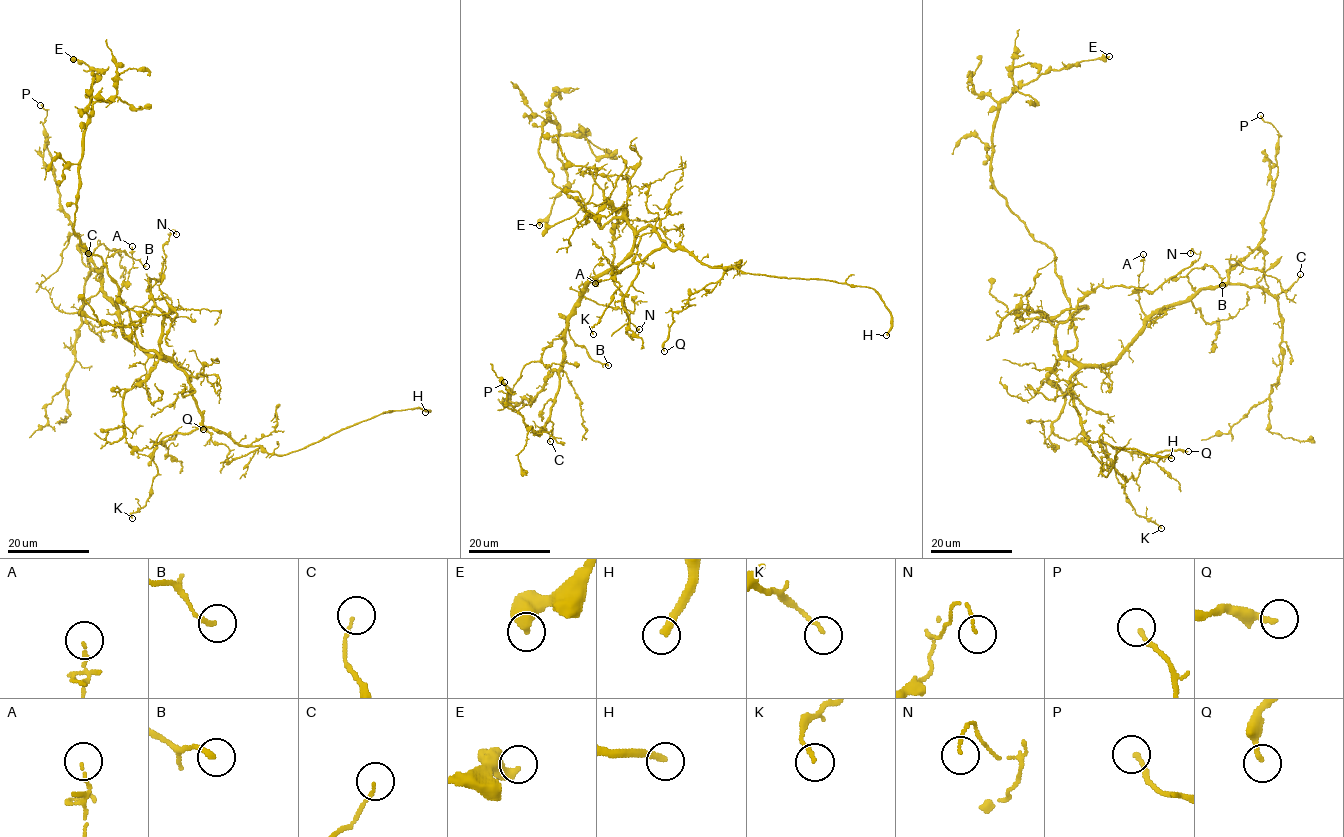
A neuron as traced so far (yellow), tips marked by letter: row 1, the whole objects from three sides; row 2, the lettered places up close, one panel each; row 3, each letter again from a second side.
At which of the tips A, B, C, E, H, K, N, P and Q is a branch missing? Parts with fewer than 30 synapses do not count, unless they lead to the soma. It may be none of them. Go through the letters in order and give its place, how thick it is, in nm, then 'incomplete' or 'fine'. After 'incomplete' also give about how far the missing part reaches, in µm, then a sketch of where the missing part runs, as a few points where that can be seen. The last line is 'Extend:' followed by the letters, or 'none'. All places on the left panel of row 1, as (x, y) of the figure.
A: (132, 246) | 90 nm | fine
B: (146, 266) | 180 nm | fine
C: (88, 253) | 100 nm | fine
E: (73, 59) | 400 nm | fine
H: (425, 412) | 280 nm | incomplete | 20 µm | (425, 412), (422, 417), (423, 415), (429, 428)
K: (132, 518) | 150 nm | fine
N: (176, 234) | 90 nm | fine
P: (40, 105) | 180 nm | fine
Q: (203, 429) | 200 nm | fine
Extend: H

